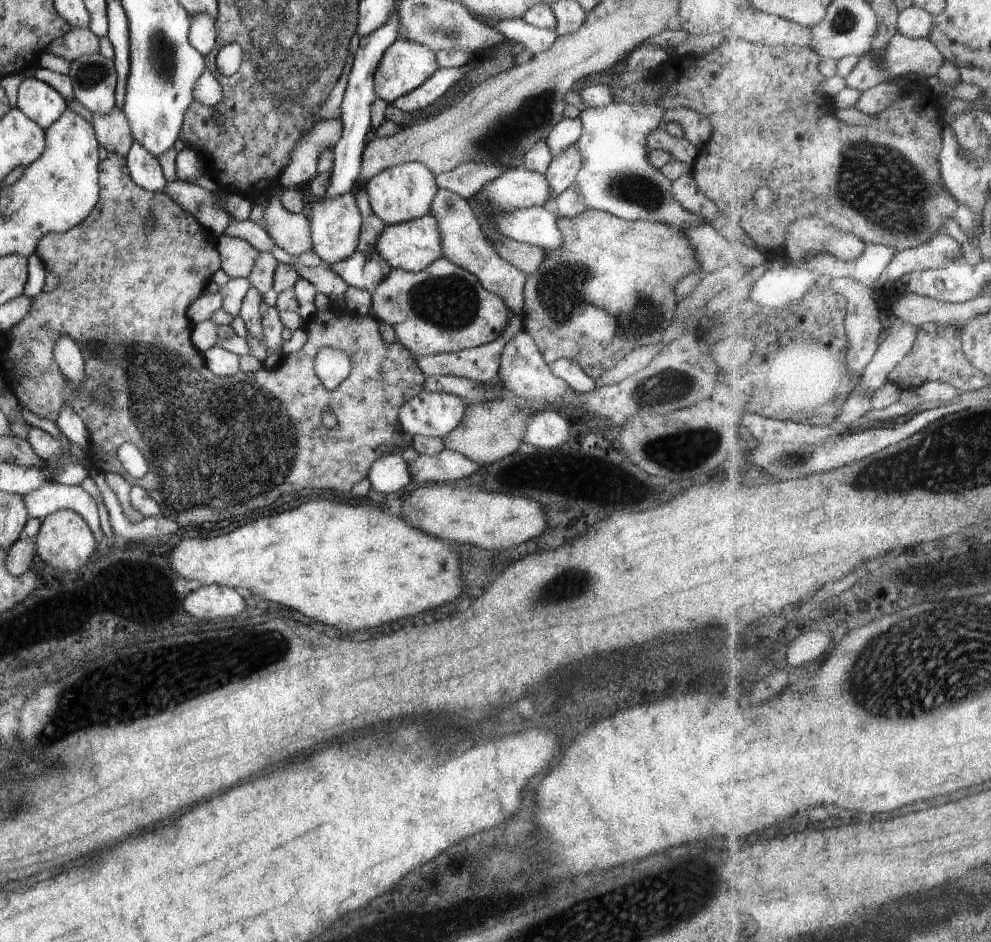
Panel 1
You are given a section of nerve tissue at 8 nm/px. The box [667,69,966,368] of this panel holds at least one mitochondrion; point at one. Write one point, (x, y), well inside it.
(879, 182)

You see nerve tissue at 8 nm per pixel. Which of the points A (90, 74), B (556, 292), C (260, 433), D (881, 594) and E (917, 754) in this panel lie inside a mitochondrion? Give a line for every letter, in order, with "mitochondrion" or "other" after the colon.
A: mitochondrion
B: mitochondrion
C: mitochondrion
D: other
E: other

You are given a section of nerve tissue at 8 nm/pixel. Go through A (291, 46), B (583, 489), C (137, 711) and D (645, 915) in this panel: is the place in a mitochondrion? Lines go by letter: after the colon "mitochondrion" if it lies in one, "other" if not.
A: mitochondrion
B: other
C: mitochondrion
D: mitochondrion

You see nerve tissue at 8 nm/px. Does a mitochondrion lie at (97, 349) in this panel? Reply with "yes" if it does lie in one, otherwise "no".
yes

